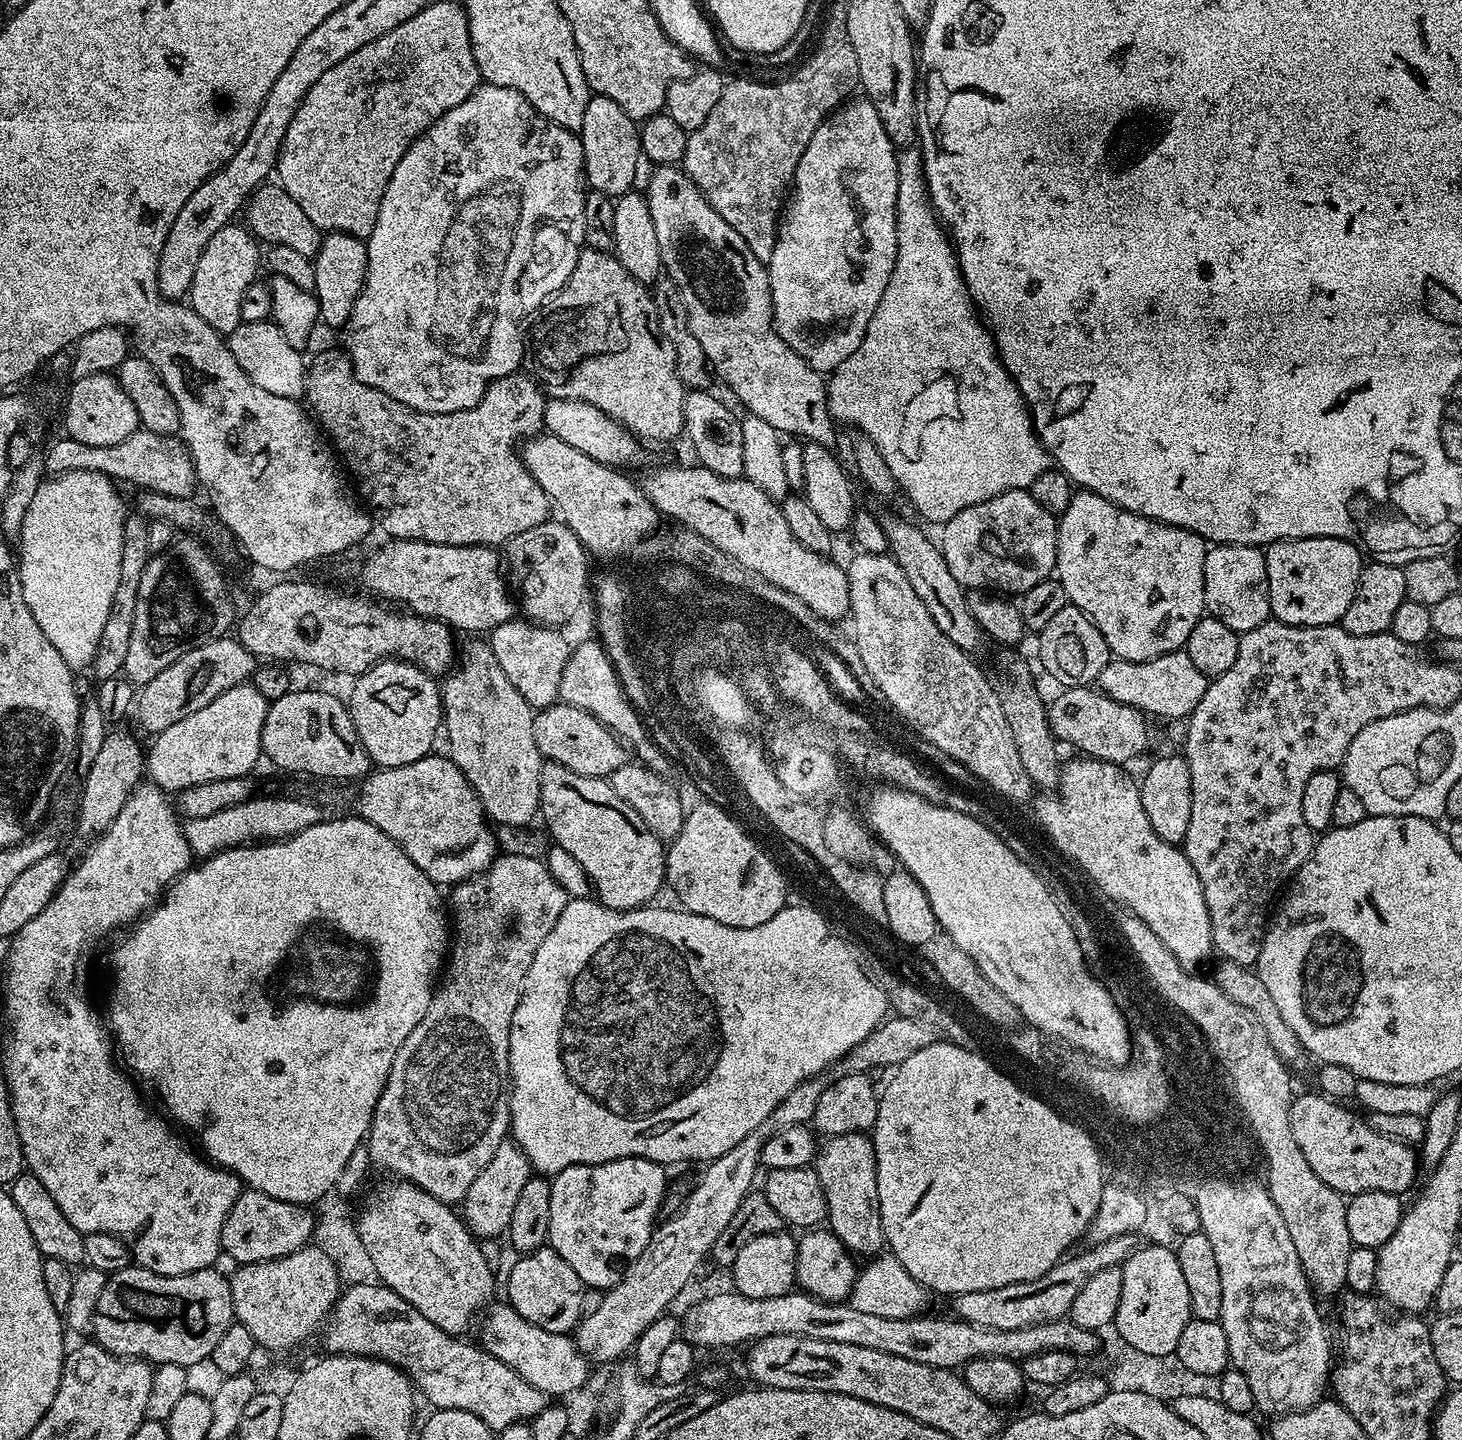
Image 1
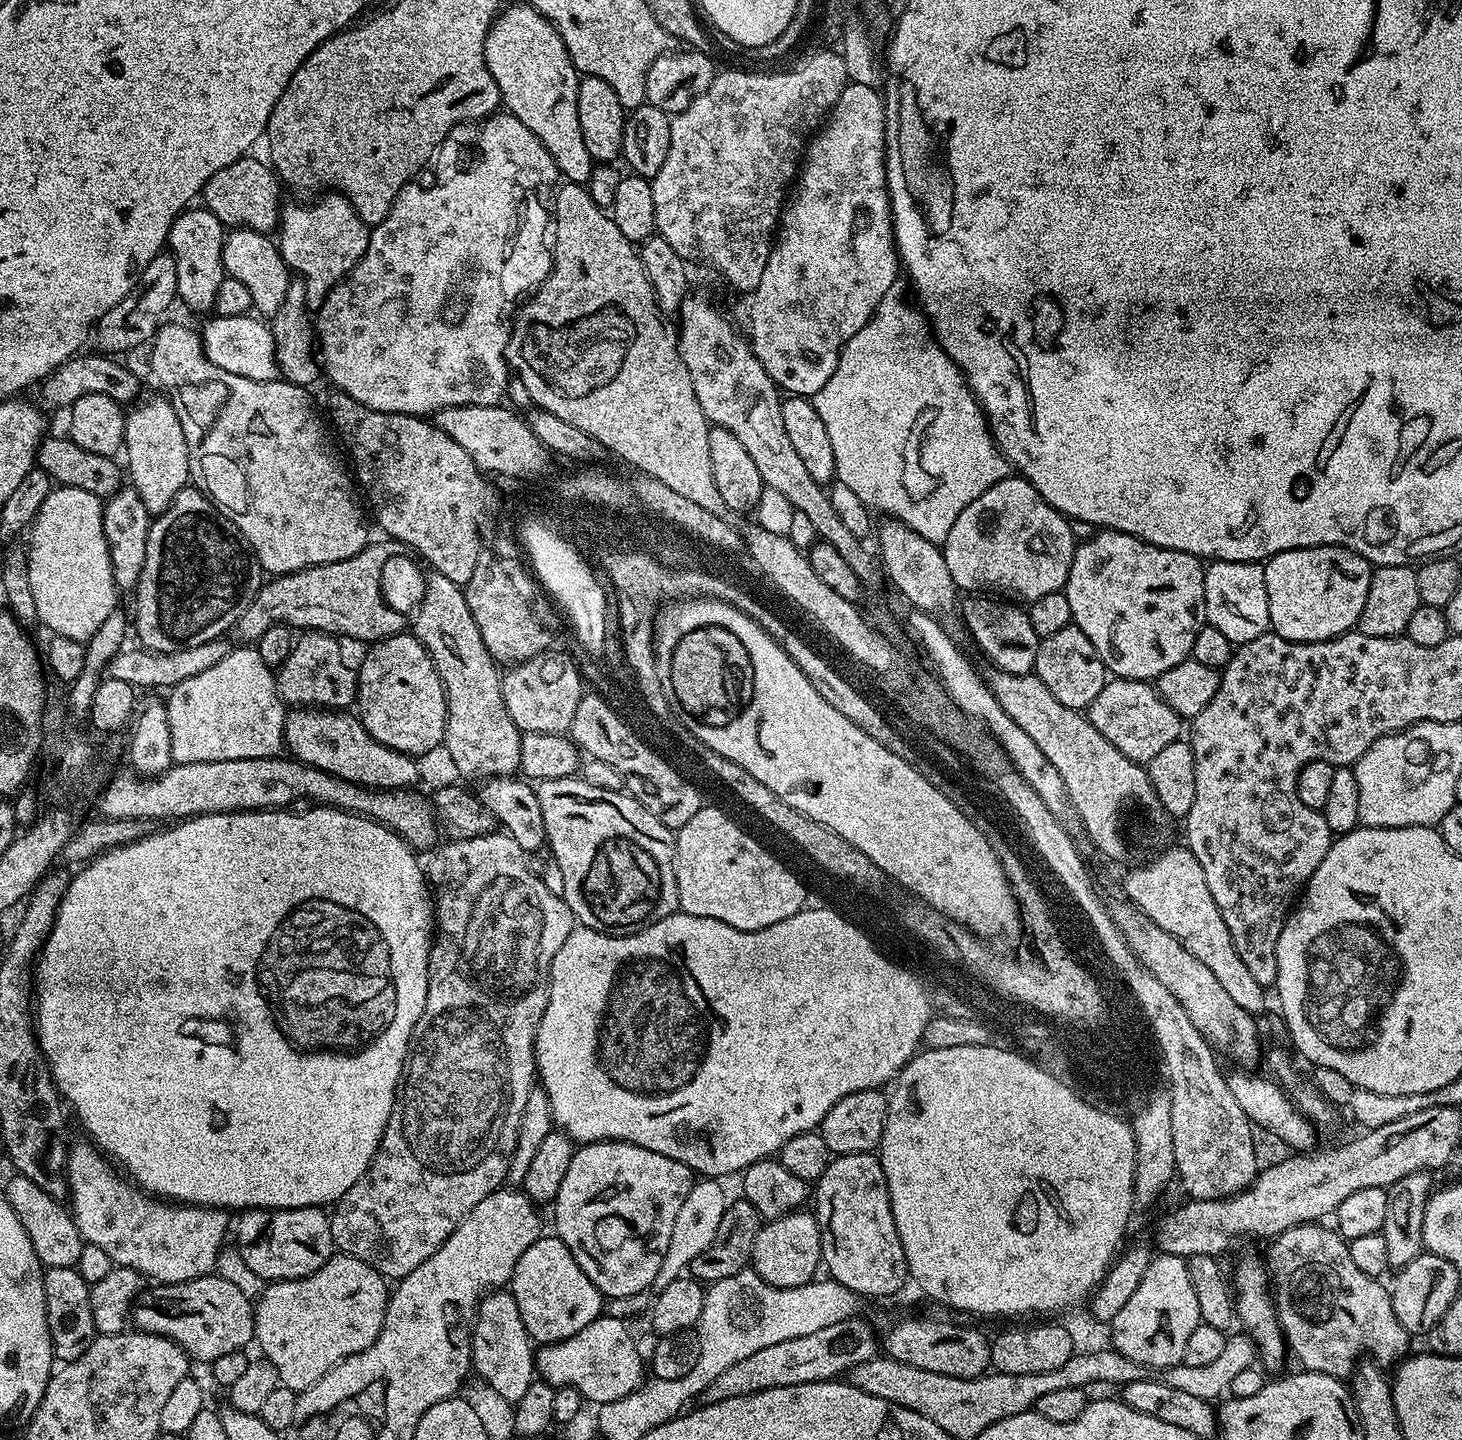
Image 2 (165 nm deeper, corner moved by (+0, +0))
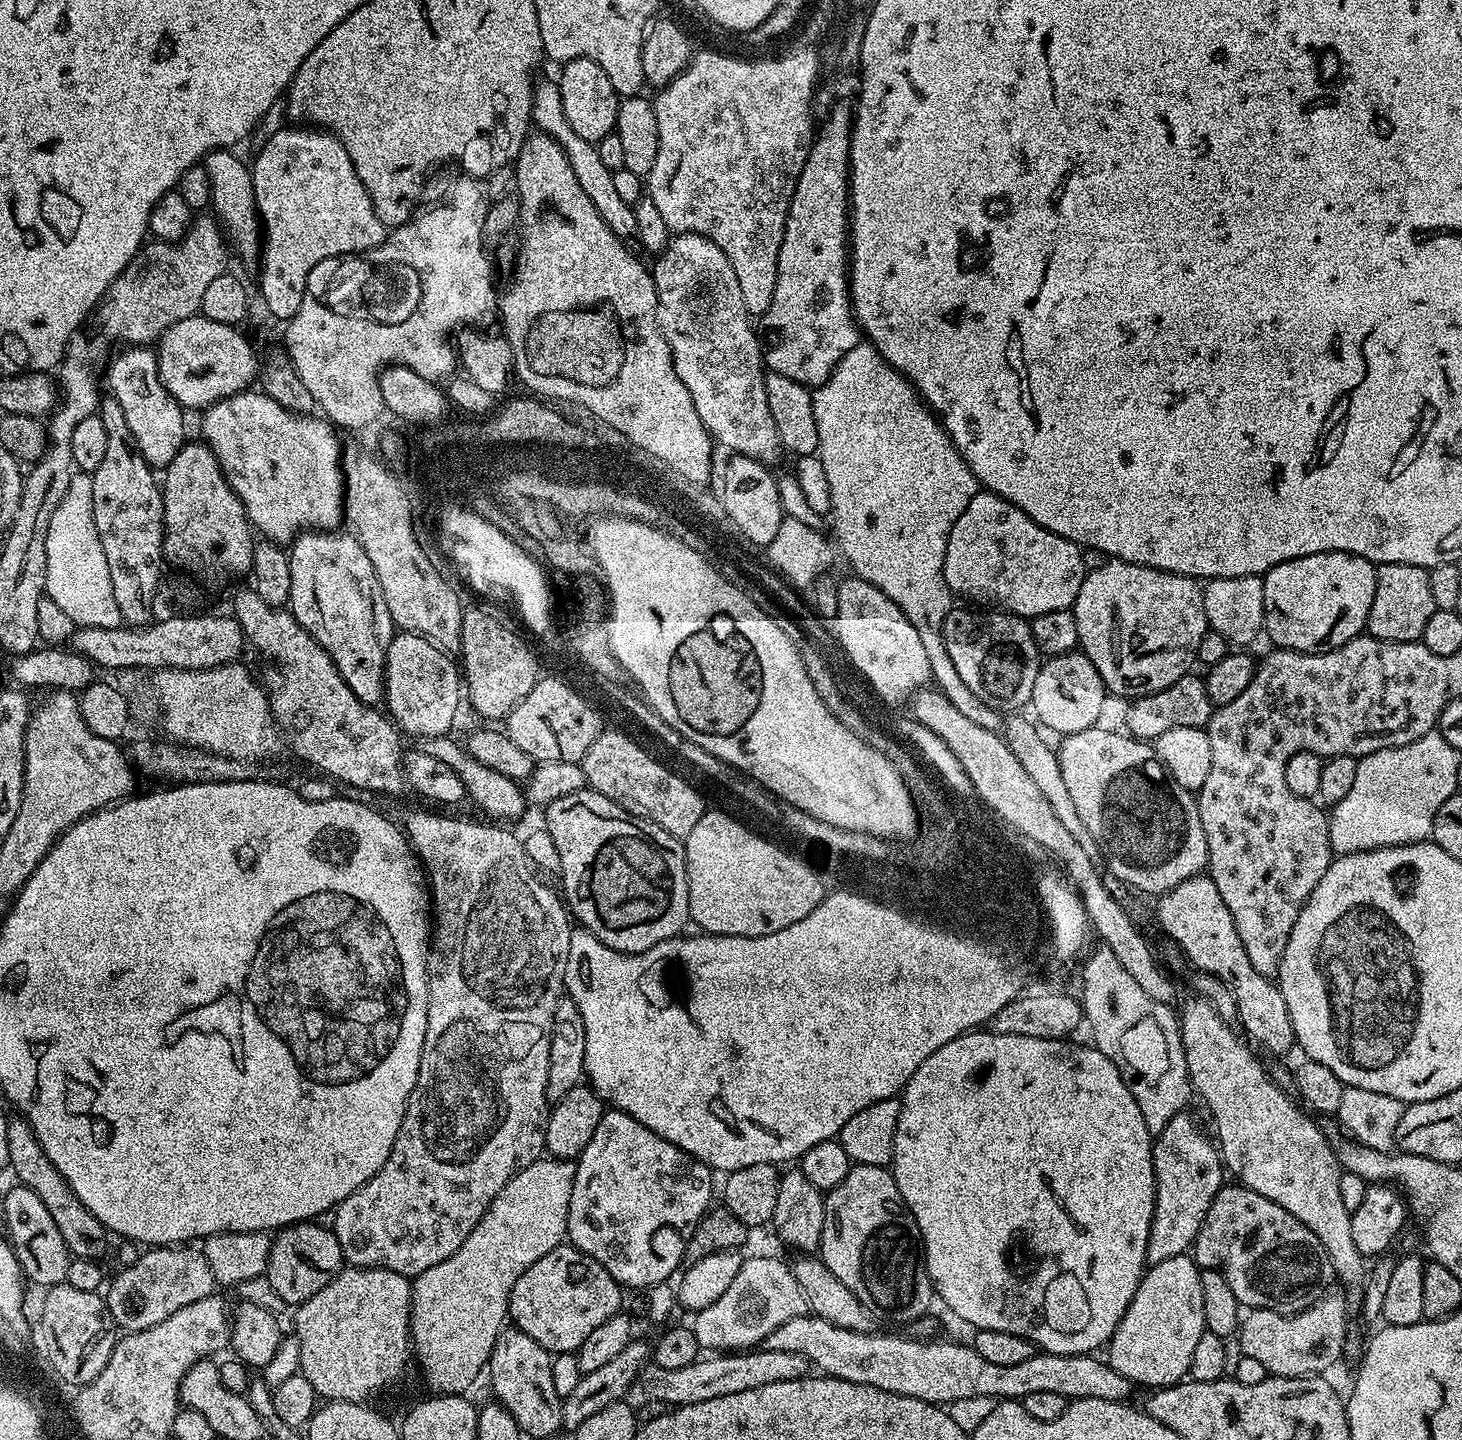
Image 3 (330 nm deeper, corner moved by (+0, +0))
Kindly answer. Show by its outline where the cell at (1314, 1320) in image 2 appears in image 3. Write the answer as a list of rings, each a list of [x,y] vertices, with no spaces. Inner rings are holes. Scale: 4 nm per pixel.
[[[1239,1182],[1225,1183],[1218,1190],[1214,1202],[1210,1202],[1210,1210],[1206,1210],[1206,1218],[1202,1222],[1202,1230],[1198,1230],[1194,1245],[1194,1259],[1201,1269],[1213,1268],[1234,1290],[1234,1298],[1245,1309],[1265,1308],[1278,1314],[1294,1316],[1325,1295],[1328,1283],[1333,1283],[1334,1273],[1330,1254],[1326,1254],[1326,1246],[1314,1238],[1311,1230],[1294,1214],[1282,1210],[1270,1198],[1262,1198],[1254,1190],[1244,1187]]]

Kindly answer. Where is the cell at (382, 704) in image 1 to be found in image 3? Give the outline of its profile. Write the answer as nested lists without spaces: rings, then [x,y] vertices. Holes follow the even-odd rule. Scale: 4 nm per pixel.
[[[397,631],[392,637],[386,654],[384,700],[386,705],[388,704],[387,715],[391,717],[401,733],[416,736],[415,738],[447,736],[453,731],[452,723],[456,720],[456,711],[460,708],[460,700],[462,704],[461,669],[449,653],[427,640],[426,637],[414,632]]]

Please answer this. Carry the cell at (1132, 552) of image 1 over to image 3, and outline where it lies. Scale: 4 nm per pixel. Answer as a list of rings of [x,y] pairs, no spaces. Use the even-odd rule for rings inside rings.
[[[1111,558],[1105,559],[1103,562],[1105,564],[1098,565],[1093,572],[1091,569],[1085,575],[1082,582],[1082,590],[1078,590],[1078,598],[1070,609],[1078,622],[1079,647],[1082,649],[1084,655],[1090,658],[1090,662],[1094,662],[1094,670],[1098,670],[1105,689],[1111,695],[1113,692],[1116,696],[1135,698],[1138,696],[1148,696],[1151,692],[1157,692],[1158,690],[1166,690],[1174,682],[1178,682],[1184,676],[1189,675],[1191,668],[1188,667],[1191,664],[1195,665],[1197,663],[1198,646],[1202,642],[1204,635],[1210,630],[1208,619],[1206,618],[1206,610],[1204,609],[1204,589],[1201,581],[1197,580],[1195,576],[1170,574],[1157,568],[1147,568],[1141,564],[1131,564],[1130,562],[1122,562],[1121,560],[1113,560]]]

